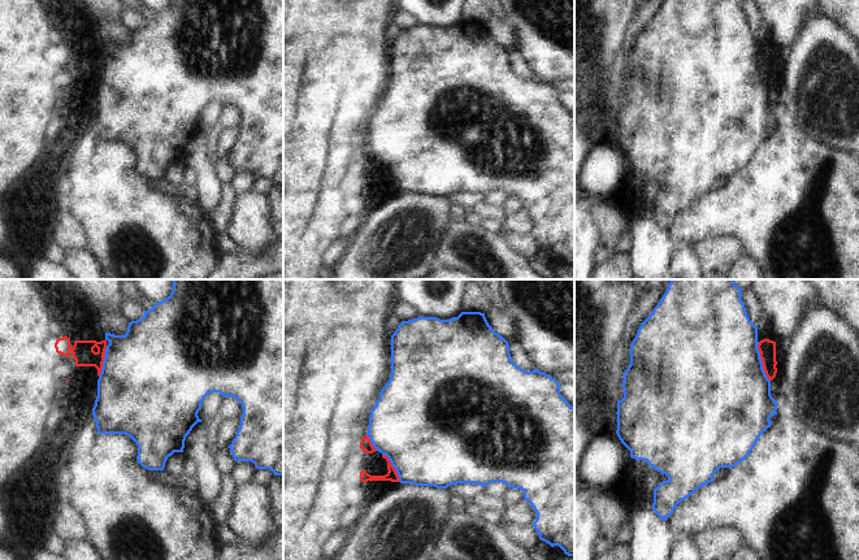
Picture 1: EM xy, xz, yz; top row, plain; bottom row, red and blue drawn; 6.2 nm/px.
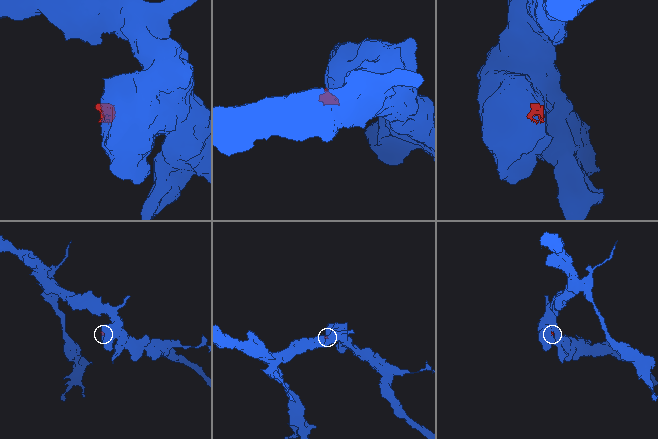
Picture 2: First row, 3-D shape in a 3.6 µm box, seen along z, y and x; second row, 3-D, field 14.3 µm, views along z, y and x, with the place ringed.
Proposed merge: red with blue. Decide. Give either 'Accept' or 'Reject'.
Accept.

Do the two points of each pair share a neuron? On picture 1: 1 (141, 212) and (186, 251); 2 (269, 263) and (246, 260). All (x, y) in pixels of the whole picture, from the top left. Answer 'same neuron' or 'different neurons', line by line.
1: same neuron
2: same neuron

